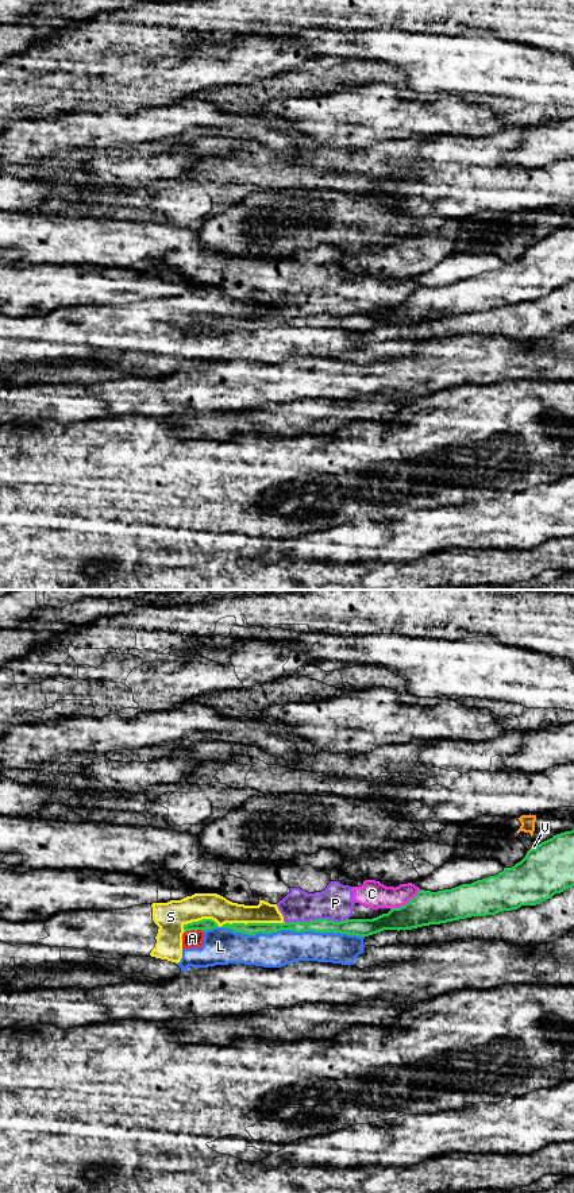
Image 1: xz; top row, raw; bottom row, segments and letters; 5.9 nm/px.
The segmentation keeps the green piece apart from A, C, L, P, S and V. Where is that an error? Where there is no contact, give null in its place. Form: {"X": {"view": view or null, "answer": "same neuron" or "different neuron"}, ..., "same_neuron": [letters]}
{"A": {"view": "xz", "answer": "different neuron"}, "C": {"view": "xz", "answer": "different neuron"}, "L": {"view": "xz", "answer": "different neuron"}, "P": {"view": "xz", "answer": "different neuron"}, "S": {"view": "xz", "answer": "different neuron"}, "V": {"view": "xz", "answer": "different neuron"}, "same_neuron": []}

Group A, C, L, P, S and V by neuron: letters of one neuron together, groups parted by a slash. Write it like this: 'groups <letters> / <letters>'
groups A L S / C P / V

